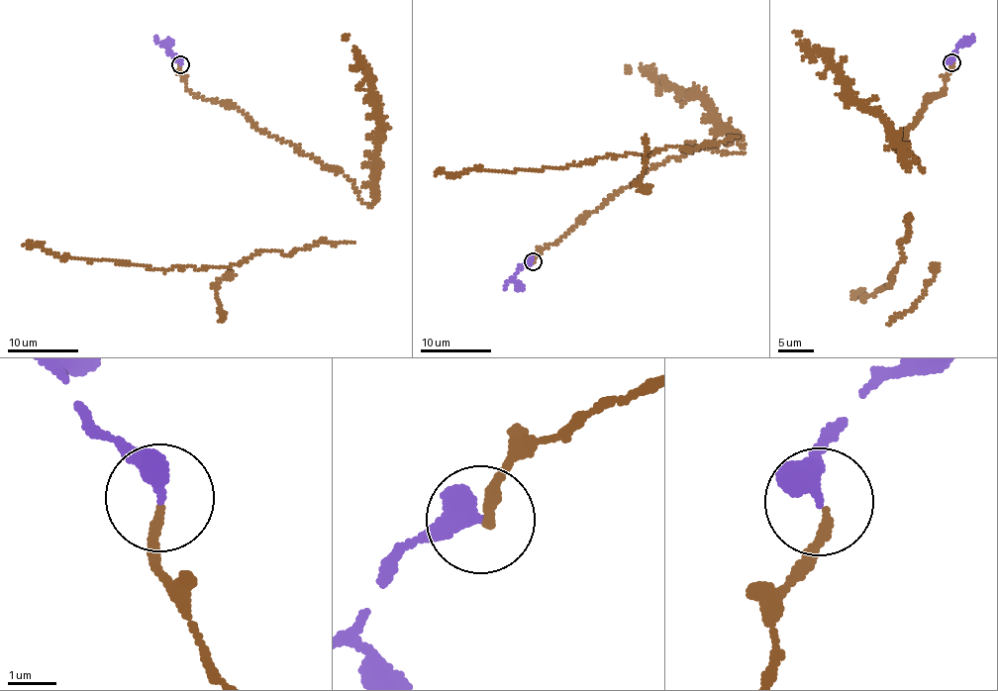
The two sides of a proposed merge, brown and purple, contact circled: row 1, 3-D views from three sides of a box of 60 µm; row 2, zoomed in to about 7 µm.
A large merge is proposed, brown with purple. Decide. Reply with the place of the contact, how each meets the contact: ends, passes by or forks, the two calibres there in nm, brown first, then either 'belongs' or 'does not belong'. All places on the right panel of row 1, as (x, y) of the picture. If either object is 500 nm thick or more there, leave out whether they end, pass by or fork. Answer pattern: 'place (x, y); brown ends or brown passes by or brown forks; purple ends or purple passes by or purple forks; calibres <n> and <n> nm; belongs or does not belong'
place (951, 62); brown ends; purple ends; calibres 170 and 460 nm; belongs

